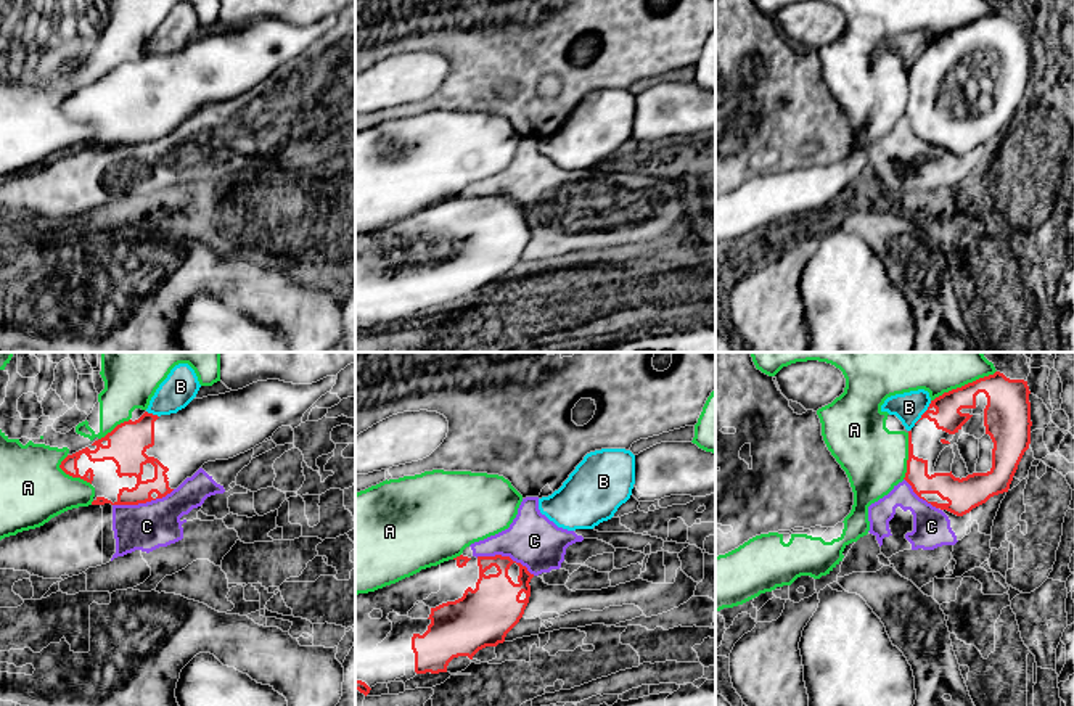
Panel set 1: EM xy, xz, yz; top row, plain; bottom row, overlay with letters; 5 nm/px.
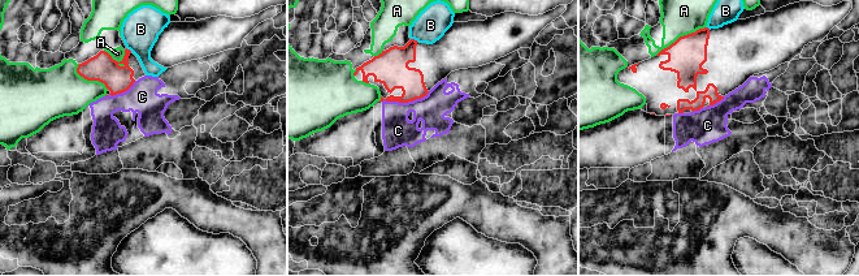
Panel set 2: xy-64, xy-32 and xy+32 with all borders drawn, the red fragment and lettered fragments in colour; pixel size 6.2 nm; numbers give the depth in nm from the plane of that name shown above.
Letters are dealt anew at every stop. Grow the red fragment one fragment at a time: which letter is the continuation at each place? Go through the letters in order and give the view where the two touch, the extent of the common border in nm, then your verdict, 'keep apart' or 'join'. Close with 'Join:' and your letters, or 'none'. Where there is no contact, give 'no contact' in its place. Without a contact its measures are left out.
A: yz | 360 nm | keep apart
B: yz | 150 nm | keep apart
C: xy | 320 nm | keep apart
Join: none

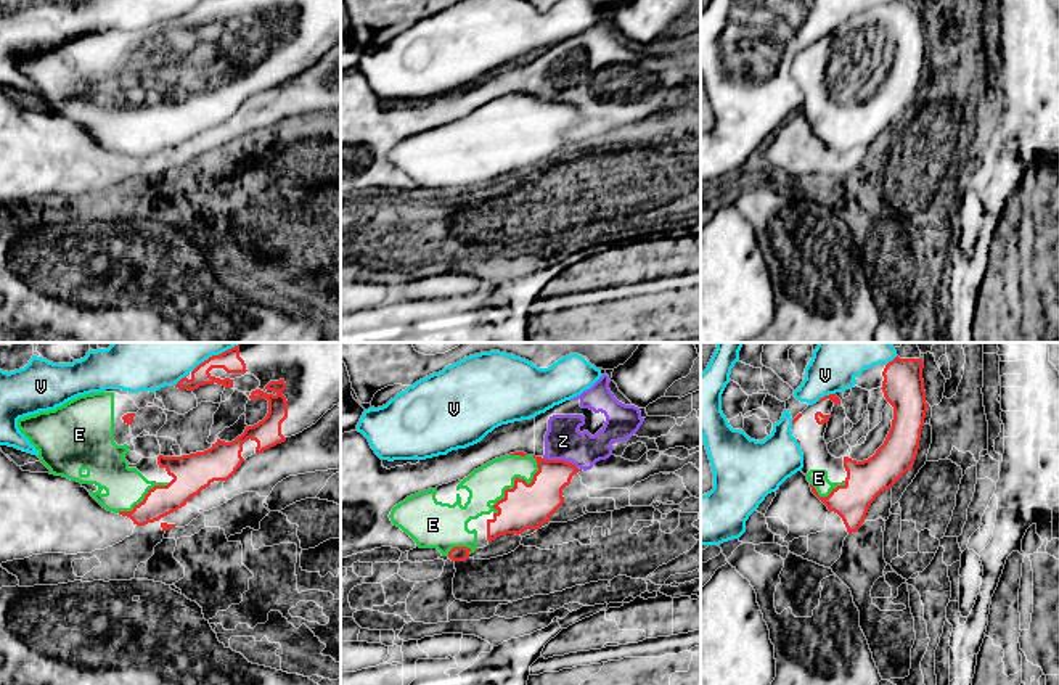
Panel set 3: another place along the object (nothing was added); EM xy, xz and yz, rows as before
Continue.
E: xz | 360 nm | join
V: xy | 80 nm | keep apart
Z: xz | 190 nm | keep apart
Join: E

